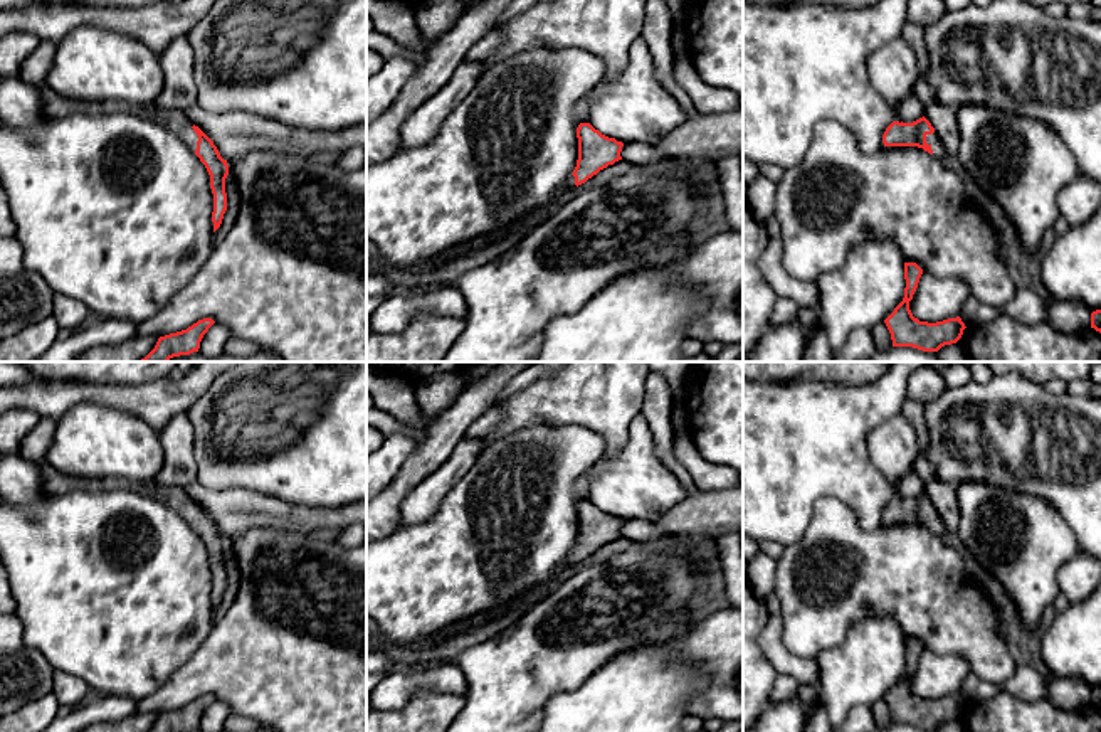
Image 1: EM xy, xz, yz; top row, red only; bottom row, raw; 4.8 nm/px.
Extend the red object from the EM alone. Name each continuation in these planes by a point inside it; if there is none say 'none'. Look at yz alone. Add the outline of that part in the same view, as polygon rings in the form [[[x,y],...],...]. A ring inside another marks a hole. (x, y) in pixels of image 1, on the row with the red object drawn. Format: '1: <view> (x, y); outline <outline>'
1: yz (938, 150); outline [[[936,133],[926,135],[926,143],[933,150],[933,156],[943,158],[945,156],[945,146]]]

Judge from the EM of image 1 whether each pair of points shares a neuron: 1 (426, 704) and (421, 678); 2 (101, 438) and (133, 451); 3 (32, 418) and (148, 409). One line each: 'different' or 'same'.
1: different
2: same
3: different

